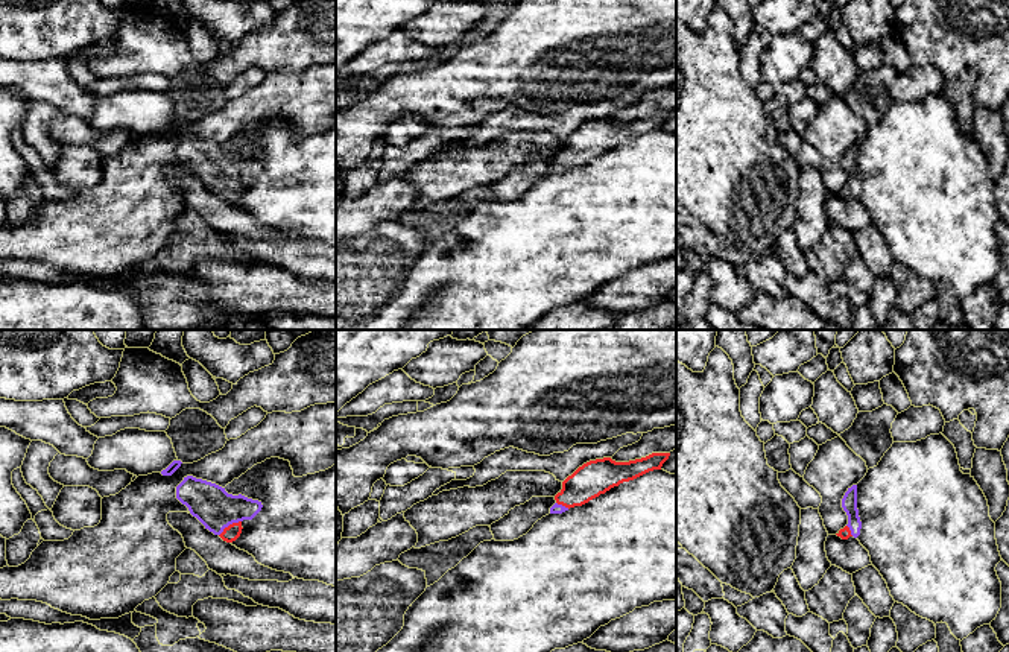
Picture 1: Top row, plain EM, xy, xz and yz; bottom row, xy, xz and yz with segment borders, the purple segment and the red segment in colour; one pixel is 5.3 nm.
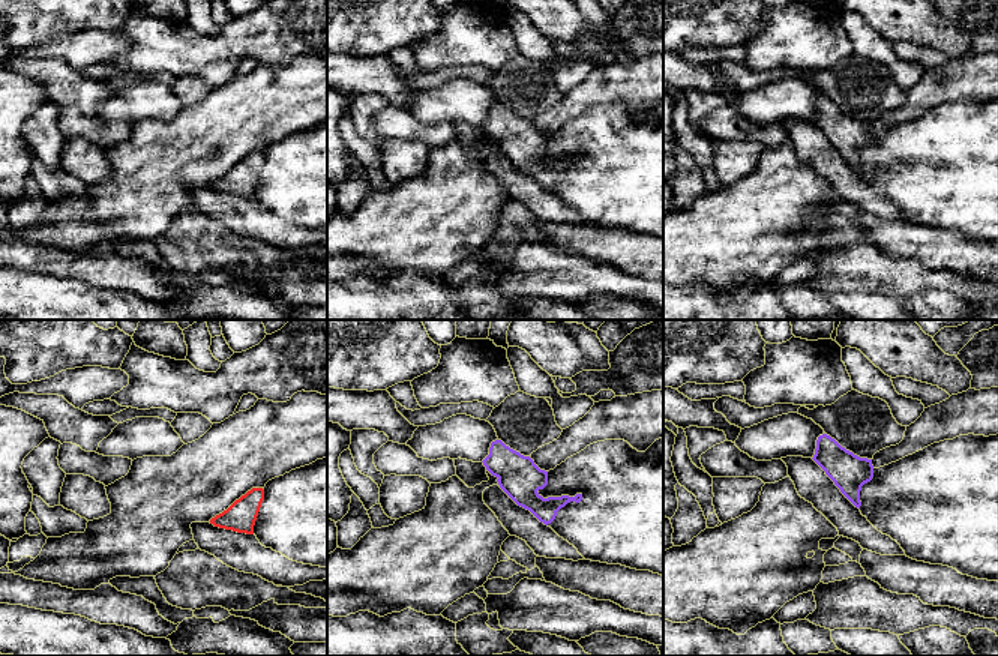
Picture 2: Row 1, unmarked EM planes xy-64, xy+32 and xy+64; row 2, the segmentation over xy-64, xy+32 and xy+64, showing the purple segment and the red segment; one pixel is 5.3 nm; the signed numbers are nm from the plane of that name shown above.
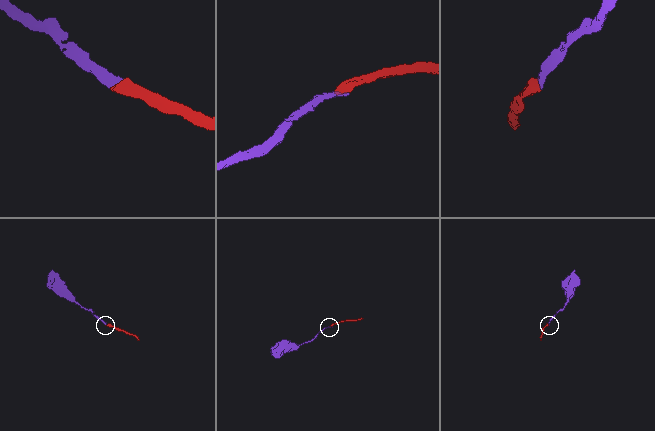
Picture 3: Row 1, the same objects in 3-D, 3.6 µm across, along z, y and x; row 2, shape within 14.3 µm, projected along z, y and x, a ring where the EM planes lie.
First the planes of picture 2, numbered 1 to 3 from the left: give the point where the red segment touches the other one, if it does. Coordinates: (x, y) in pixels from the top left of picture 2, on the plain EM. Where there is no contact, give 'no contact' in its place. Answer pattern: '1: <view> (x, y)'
1: no contact
2: no contact
3: no contact

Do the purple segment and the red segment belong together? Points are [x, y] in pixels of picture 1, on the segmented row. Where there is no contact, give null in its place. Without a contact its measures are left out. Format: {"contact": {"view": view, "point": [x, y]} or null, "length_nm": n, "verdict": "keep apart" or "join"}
{"contact": {"view": "xy", "point": [228, 525]}, "length_nm": 150, "verdict": "join"}

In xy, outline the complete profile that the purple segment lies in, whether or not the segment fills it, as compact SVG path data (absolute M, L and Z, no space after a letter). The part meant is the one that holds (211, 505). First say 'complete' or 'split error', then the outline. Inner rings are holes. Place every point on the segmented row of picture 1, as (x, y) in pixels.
split error; M193 476L176 486L176 498L205 529L226 543L236 541L243 529L242 521L252 520L263 508L258 500L228 494L225 488Z

